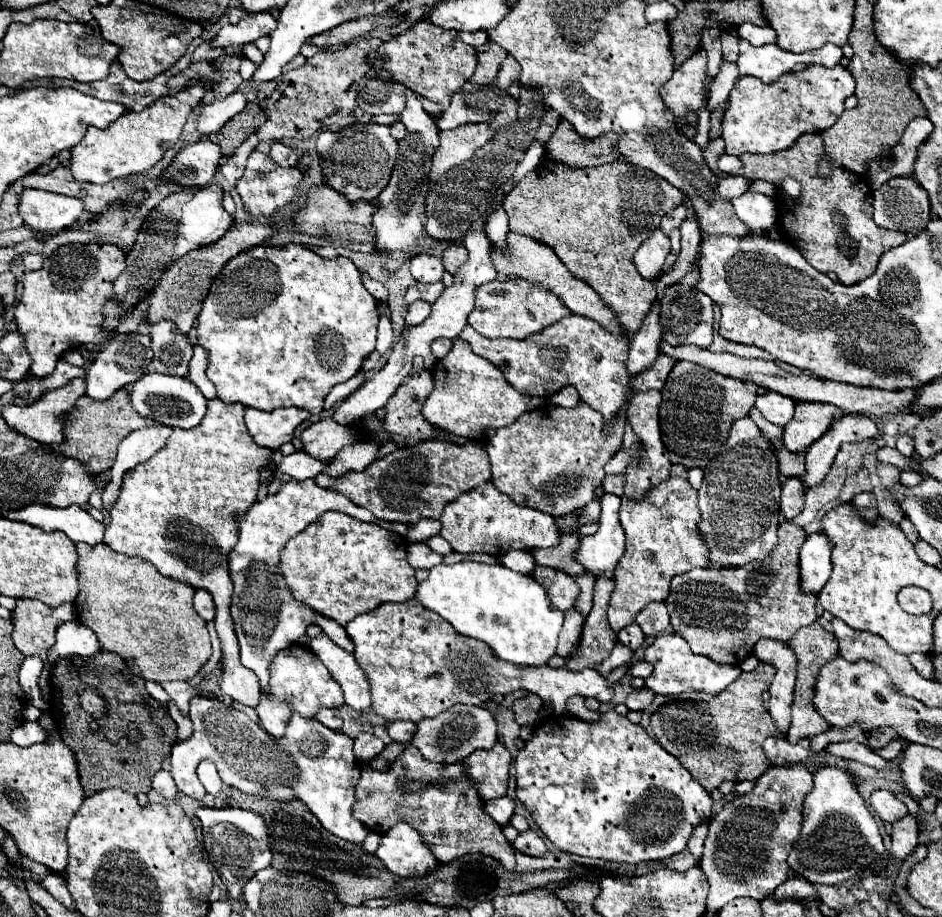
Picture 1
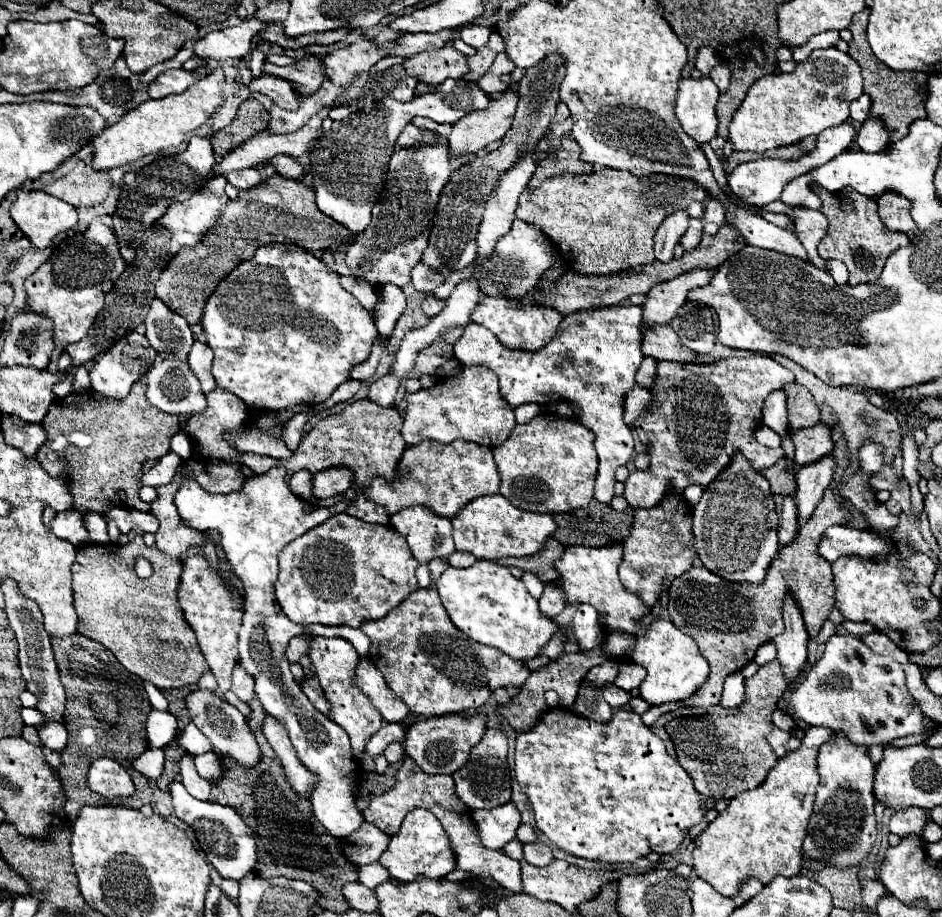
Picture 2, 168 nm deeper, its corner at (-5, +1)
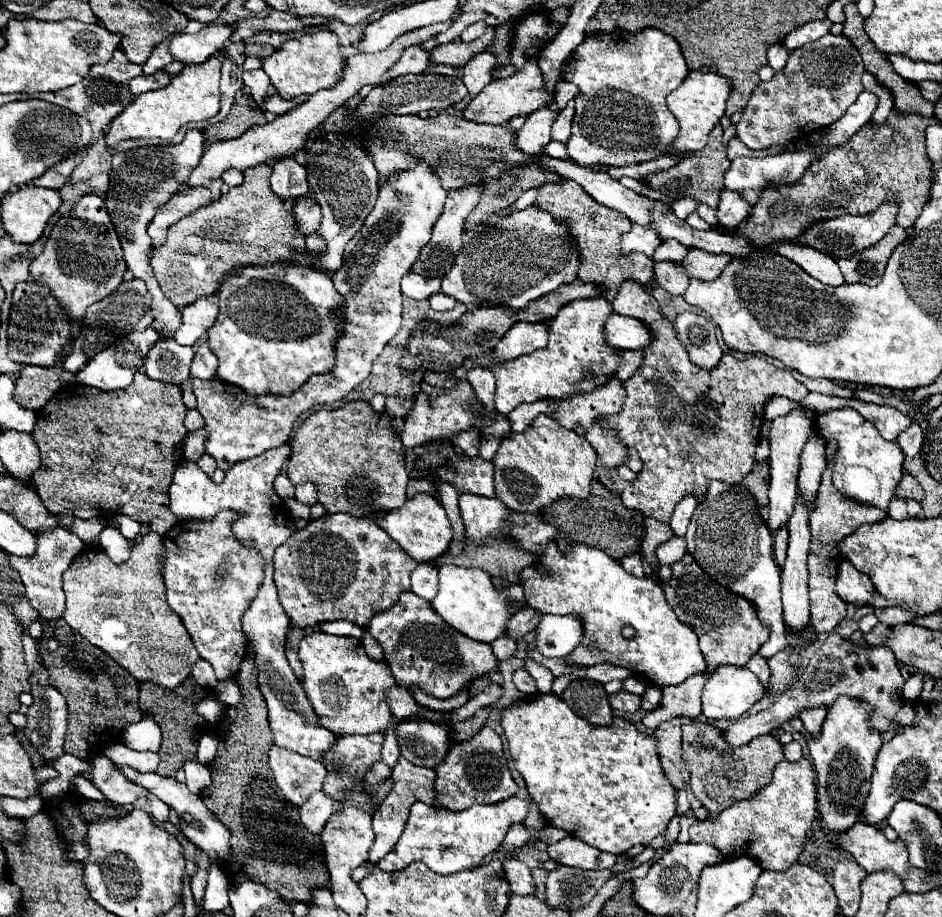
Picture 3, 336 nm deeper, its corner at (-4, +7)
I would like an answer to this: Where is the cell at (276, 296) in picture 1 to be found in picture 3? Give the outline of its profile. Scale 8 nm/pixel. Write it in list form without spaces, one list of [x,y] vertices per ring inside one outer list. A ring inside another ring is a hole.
[[[293,262],[247,264],[225,274],[215,294],[219,298],[219,316],[207,332],[207,344],[219,360],[219,380],[237,386],[251,396],[287,396],[293,394],[309,376],[323,372],[327,374],[331,368],[335,368],[335,344],[341,334],[341,320],[335,320],[331,310],[343,312],[345,302],[335,290],[329,274],[319,272],[313,266],[299,266]]]

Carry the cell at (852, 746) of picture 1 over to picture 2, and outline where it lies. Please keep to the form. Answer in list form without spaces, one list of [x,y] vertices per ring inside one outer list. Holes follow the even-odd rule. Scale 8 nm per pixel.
[[[810,726],[804,732],[802,746],[786,754],[770,770],[768,778],[756,788],[738,794],[728,808],[716,816],[694,844],[694,872],[714,886],[722,896],[734,896],[744,878],[758,878],[768,884],[774,876],[796,876],[802,868],[802,842],[814,808],[814,796],[820,779],[817,756],[820,746],[832,732],[822,726]]]

